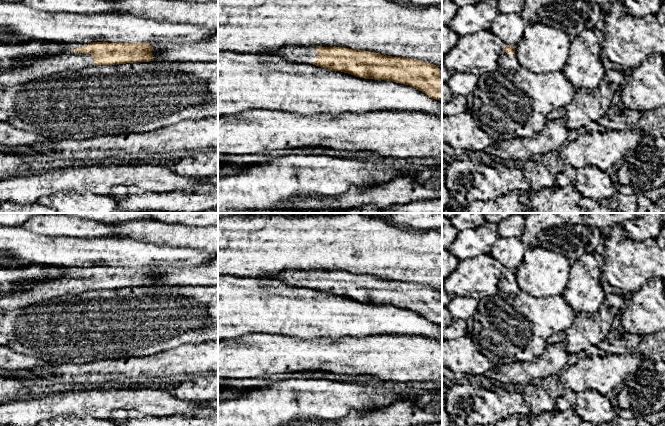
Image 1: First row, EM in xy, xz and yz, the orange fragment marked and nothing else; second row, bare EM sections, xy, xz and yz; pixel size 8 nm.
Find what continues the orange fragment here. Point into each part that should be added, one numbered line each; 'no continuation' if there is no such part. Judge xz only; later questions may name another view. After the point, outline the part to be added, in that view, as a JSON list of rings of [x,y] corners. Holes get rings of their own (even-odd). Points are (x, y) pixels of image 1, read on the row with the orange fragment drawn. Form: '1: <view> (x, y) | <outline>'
1: xz (300, 54) | [[[285,46],[278,51],[267,53],[296,63],[313,64],[317,60],[317,50],[314,46]]]

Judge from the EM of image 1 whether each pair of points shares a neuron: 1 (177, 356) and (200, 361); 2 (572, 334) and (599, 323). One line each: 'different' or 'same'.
1: same
2: same

